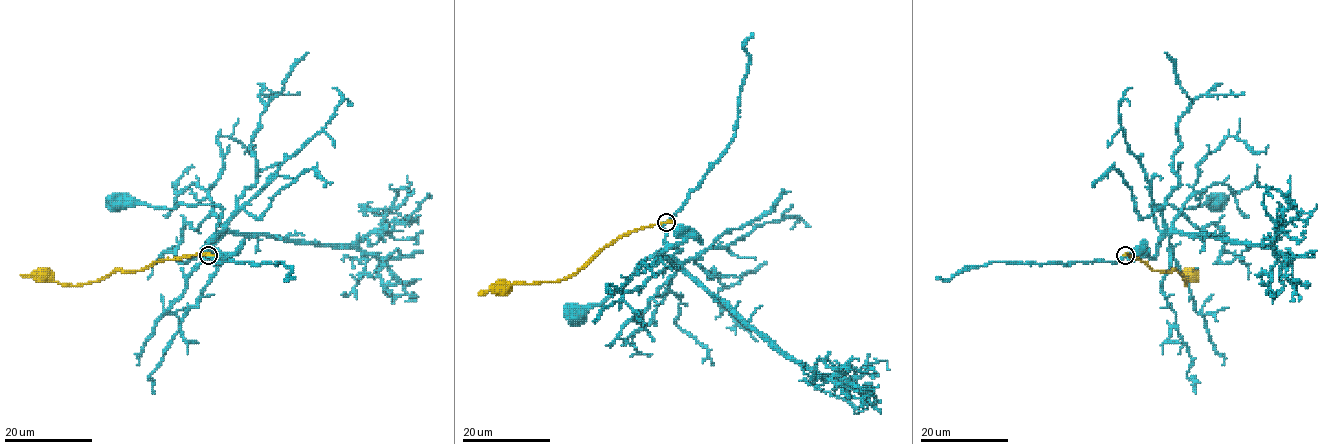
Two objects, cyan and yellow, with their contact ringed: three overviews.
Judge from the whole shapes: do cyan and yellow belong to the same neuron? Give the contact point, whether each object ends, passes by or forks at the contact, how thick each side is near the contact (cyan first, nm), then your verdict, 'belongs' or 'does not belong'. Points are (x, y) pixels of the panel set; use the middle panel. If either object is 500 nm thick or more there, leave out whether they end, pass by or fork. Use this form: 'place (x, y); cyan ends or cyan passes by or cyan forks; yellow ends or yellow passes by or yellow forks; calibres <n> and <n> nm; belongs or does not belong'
place (666, 222); cyan passes by; yellow ends; calibres 280 and 400 nm; does not belong

